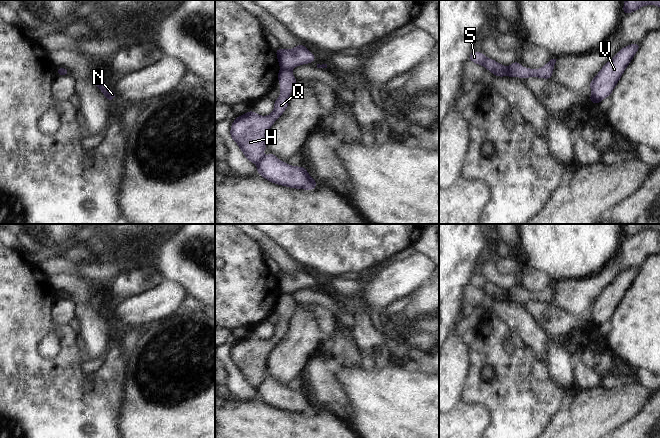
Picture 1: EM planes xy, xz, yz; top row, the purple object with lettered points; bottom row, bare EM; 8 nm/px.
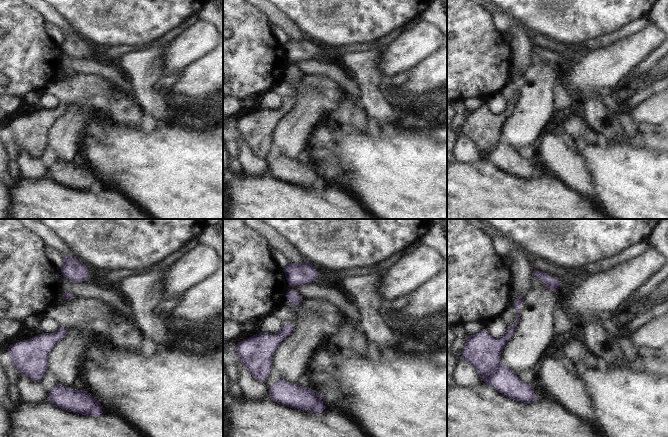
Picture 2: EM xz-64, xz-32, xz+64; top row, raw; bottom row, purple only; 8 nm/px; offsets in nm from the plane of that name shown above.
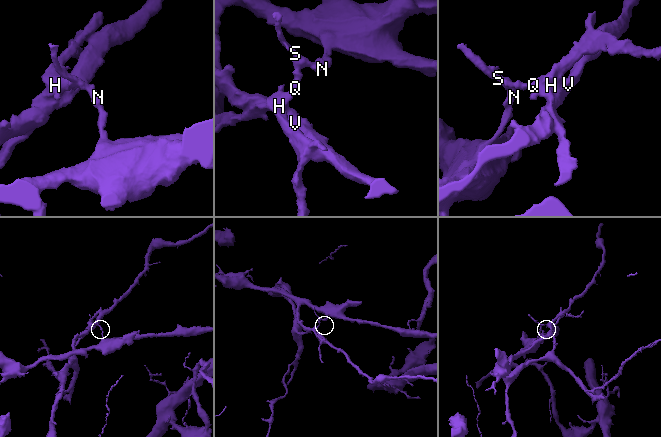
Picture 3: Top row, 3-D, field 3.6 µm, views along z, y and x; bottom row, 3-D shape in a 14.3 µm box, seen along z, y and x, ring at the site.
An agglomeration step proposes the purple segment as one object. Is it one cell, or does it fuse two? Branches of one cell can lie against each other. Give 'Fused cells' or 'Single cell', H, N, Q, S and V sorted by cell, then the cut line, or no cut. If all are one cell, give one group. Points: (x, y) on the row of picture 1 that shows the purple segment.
Fused cells. Groups: H Q / N S V. Split along xz (281, 67), (290, 70)

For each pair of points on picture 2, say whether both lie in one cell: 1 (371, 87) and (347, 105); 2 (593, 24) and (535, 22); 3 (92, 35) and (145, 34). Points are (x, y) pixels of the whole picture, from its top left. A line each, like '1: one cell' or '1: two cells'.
1: two cells
2: one cell
3: one cell

